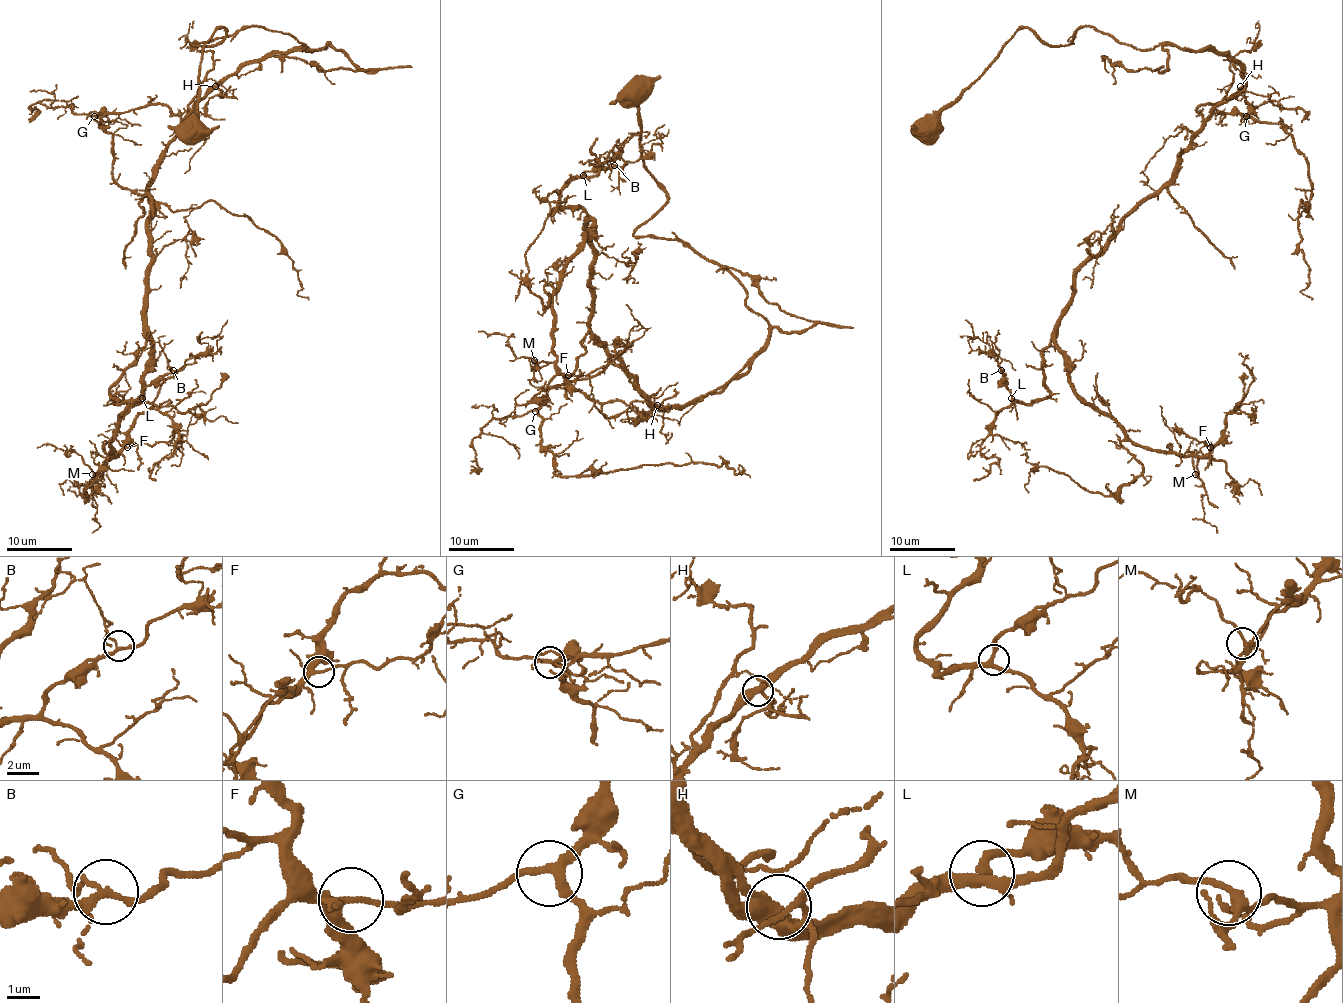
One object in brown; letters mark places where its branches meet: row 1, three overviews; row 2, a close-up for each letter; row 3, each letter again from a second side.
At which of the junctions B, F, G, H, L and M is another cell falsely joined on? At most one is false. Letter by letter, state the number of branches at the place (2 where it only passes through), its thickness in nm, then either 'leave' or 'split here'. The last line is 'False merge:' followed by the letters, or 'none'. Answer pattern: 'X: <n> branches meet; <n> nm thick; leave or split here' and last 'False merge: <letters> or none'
B: 3 branches meet; 200 nm thick; leave
F: 3 branches meet; 280 nm thick; leave
G: 3 branches meet; 240 nm thick; leave
H: 3 branches meet; 380 nm thick; leave
L: 3 branches meet; 280 nm thick; leave
M: 3 branches meet; 240 nm thick; leave
False merge: none

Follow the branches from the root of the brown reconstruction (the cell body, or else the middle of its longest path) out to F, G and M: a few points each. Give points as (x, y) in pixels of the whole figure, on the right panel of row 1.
F: (931, 131), (1022, 28), (1240, 66), (1177, 172), (1077, 272), (1055, 340), (1070, 386), (1136, 444), (1210, 447)
G: (931, 131), (1022, 28), (1047, 45), (1091, 27), (1141, 50), (1215, 50), (1243, 84), (1197, 109), (1246, 116)
M: (931, 131), (1022, 28), (1240, 66), (1177, 172), (1077, 272), (1055, 340), (1086, 403), (1195, 474)

